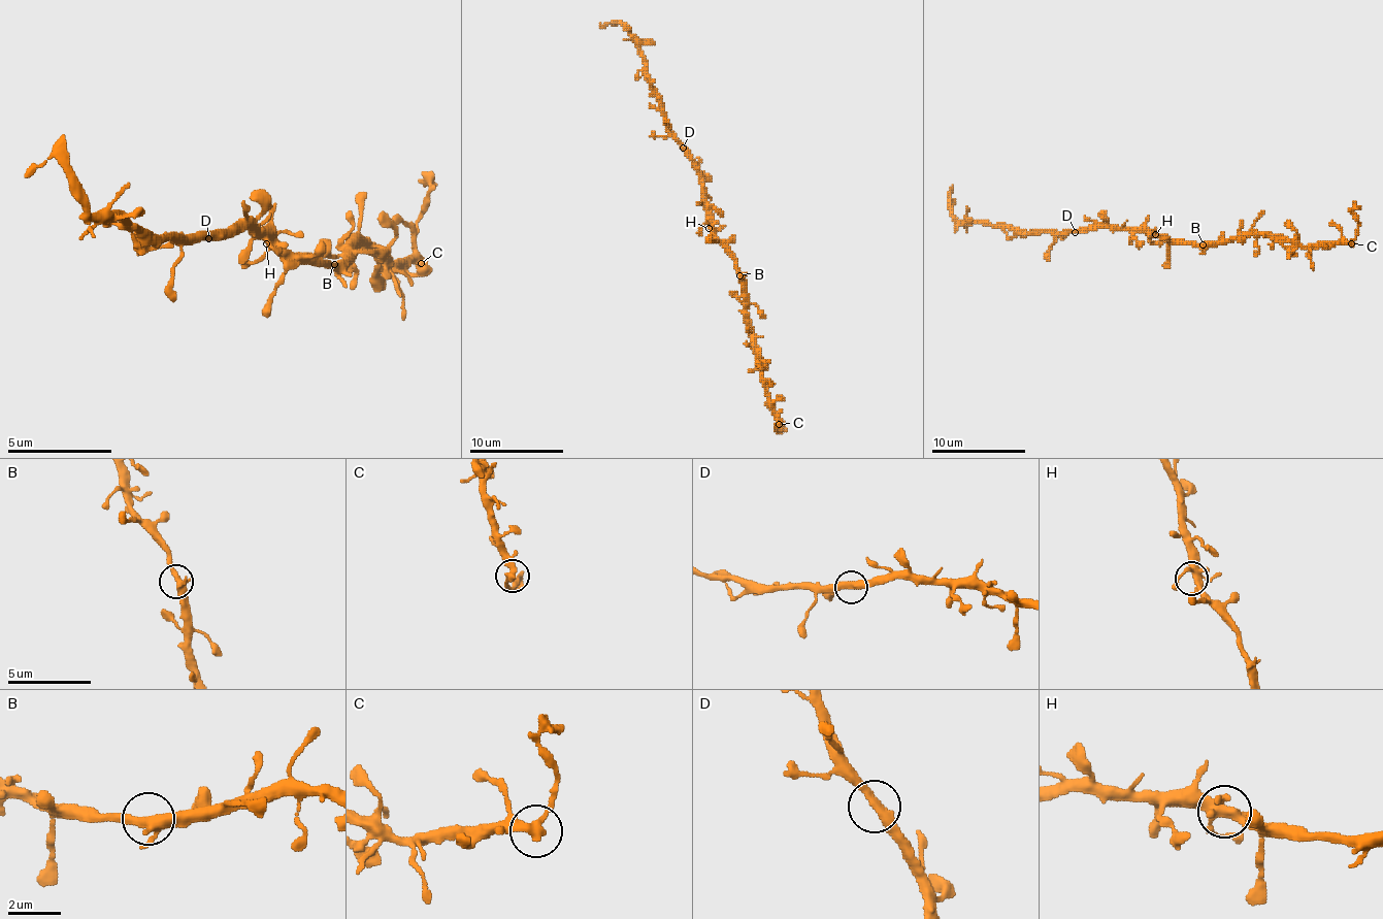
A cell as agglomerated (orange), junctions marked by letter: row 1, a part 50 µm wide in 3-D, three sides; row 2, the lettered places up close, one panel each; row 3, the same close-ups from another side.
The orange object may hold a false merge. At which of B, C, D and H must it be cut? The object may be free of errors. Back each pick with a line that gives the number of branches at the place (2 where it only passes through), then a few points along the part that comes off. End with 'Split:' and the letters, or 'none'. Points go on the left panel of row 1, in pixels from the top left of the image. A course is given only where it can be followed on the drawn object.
C: 3 branches meet; foreign part runs (423, 264), (418, 228), (428, 191), (423, 170)
Split: C

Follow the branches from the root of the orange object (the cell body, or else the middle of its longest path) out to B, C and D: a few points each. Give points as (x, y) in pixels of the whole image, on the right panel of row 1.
B: (1153, 234), (1181, 239), (1188, 244), (1203, 244)
C: (1153, 234), (1181, 239), (1188, 244), (1243, 239), (1252, 234), (1280, 234), (1304, 247), (1351, 244)
D: (1153, 234), (1122, 228), (1080, 228), (1075, 232)

